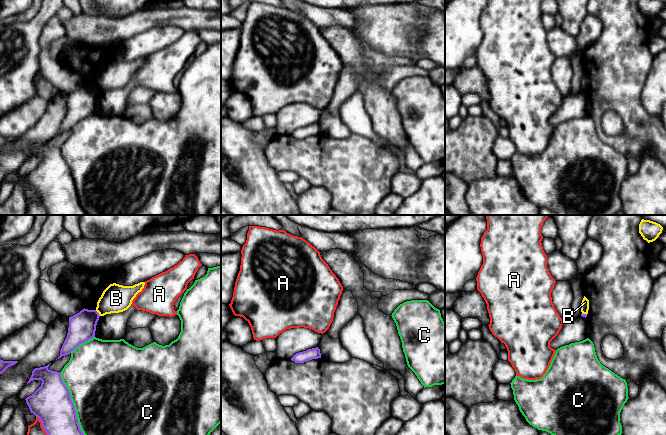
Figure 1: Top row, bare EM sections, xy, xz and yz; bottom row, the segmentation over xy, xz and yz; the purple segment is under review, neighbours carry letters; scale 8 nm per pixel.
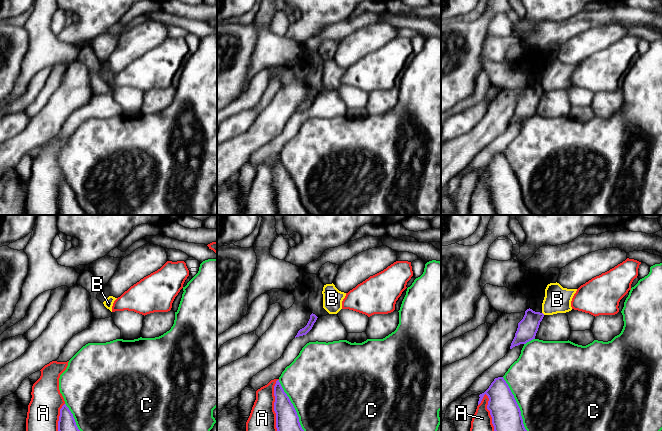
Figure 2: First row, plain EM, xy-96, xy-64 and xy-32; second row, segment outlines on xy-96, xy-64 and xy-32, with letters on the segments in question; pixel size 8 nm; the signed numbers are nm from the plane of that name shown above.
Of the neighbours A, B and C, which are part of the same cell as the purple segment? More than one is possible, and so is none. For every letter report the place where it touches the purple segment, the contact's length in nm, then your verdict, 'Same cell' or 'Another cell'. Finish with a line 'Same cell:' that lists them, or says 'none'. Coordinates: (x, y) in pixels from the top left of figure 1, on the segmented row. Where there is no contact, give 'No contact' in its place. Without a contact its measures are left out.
A: Touches purple at xy (42, 425). Shared border 180 nm. Another cell
B: Touches purple at xy (98, 313). Shared border 60 nm. Another cell
C: Touches purple at xy (72, 403). Shared border 550 nm. Another cell
Same cell: none

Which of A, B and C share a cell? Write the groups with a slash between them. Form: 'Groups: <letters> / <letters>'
Groups: A / B / C

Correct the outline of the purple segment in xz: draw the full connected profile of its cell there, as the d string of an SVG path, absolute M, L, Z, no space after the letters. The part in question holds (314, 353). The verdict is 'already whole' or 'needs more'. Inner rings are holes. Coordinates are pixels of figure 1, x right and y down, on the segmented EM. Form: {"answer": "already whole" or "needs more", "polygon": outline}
{"answer": "already whole", "polygon": "M318 347L308 349L303 352L296 353L291 360L295 363L304 363L306 361L312 360L312 359L318 359L321 358L320 349Z"}

